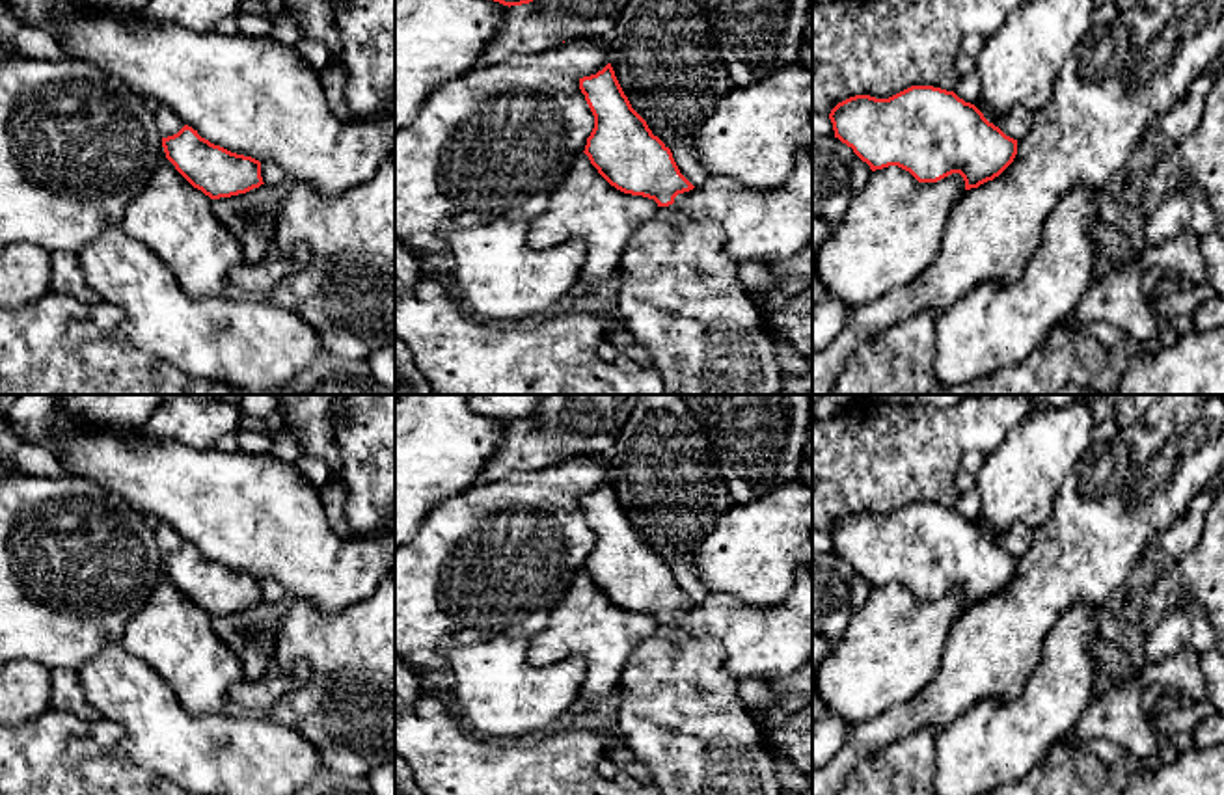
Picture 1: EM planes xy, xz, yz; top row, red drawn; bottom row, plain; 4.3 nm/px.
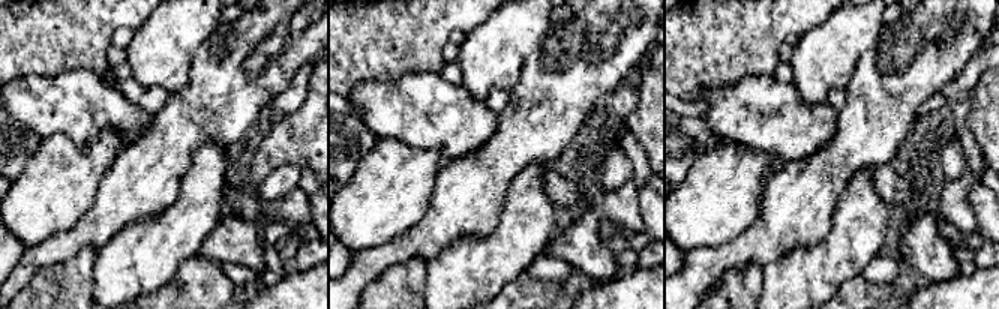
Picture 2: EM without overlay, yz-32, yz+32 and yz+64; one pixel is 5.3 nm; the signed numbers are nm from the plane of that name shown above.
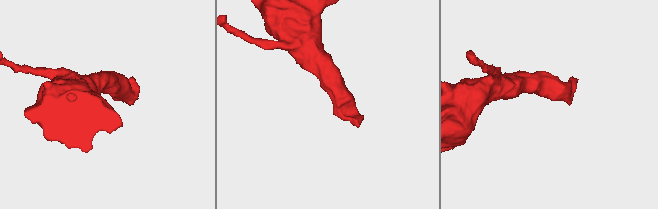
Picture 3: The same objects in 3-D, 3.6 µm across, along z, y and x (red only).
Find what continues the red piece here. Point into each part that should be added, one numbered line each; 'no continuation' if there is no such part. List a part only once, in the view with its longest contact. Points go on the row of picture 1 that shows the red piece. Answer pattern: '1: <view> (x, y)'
1: xz (680, 296)

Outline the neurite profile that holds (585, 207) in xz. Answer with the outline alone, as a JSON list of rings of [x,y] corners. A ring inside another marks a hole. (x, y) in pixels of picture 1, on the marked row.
[[[581,153],[546,210],[531,222],[527,242],[540,249],[583,240],[587,259],[579,281],[598,283],[620,268],[628,242],[656,210],[654,199],[611,186]]]

